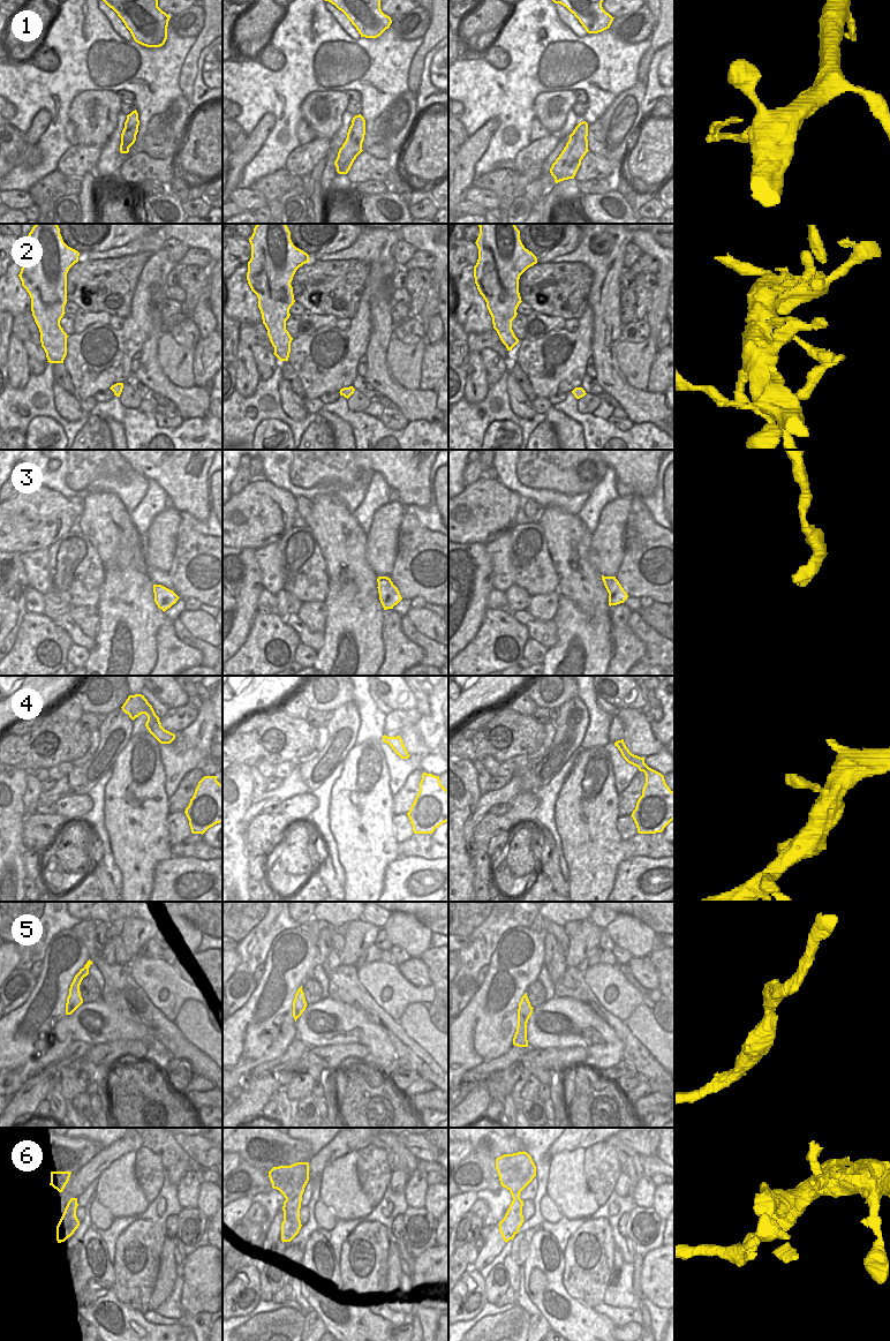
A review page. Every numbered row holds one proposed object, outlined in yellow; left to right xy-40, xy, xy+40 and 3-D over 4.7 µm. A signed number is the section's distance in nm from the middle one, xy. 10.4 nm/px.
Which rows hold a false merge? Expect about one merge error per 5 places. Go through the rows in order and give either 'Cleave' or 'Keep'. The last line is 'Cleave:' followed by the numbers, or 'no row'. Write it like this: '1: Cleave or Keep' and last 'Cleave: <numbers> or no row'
1: Cleave
2: Keep
3: Keep
4: Keep
5: Keep
6: Cleave
Cleave: 1, 6.

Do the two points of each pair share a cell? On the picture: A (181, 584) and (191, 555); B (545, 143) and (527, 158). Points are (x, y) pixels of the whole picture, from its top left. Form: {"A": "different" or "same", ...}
{"A": "same", "B": "same"}

